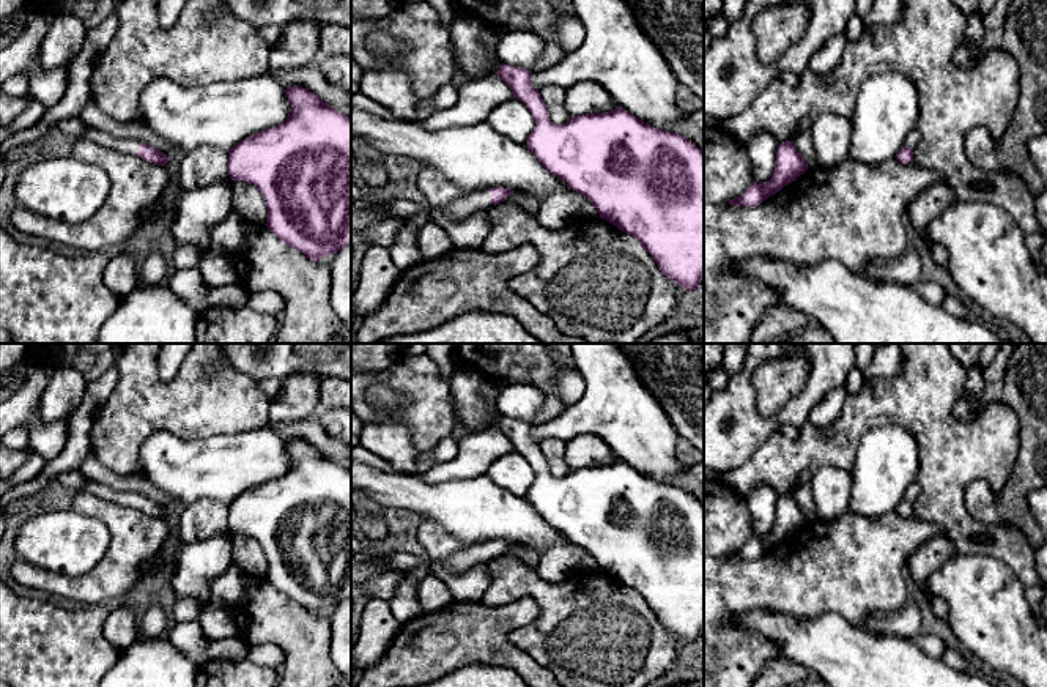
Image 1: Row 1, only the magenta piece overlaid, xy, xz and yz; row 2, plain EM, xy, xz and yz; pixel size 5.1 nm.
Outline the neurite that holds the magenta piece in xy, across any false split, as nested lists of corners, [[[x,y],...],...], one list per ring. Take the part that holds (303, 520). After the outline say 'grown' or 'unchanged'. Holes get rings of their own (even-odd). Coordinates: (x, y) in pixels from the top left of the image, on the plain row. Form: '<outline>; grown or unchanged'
[[[290,440],[285,446],[291,457],[288,471],[230,501],[227,523],[231,534],[244,534],[260,544],[268,559],[265,578],[279,592],[320,615],[351,597],[351,471],[302,440]]]; unchanged

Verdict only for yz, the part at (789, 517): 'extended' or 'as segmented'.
as segmented

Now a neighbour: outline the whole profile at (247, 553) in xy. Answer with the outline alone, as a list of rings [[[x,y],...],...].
[[[233,534],[233,561],[246,572],[257,578],[265,578],[268,559],[260,544],[249,536]]]

